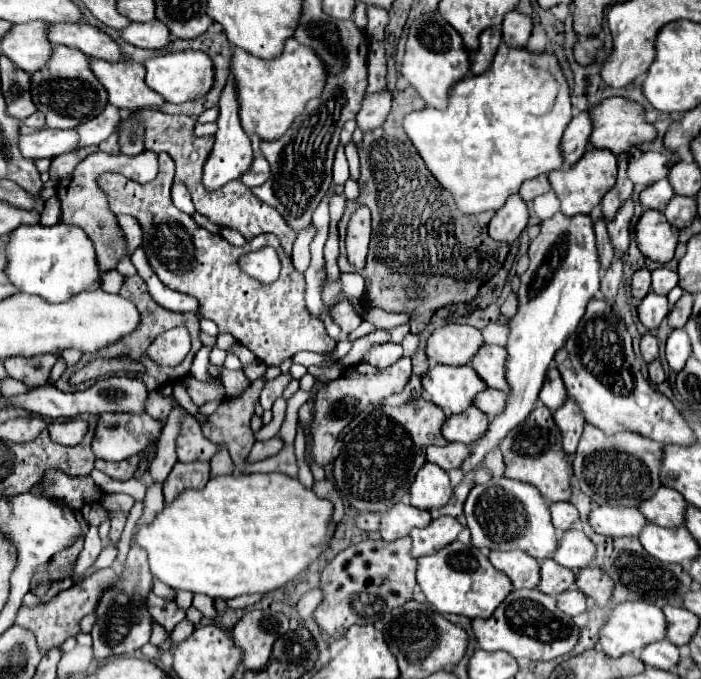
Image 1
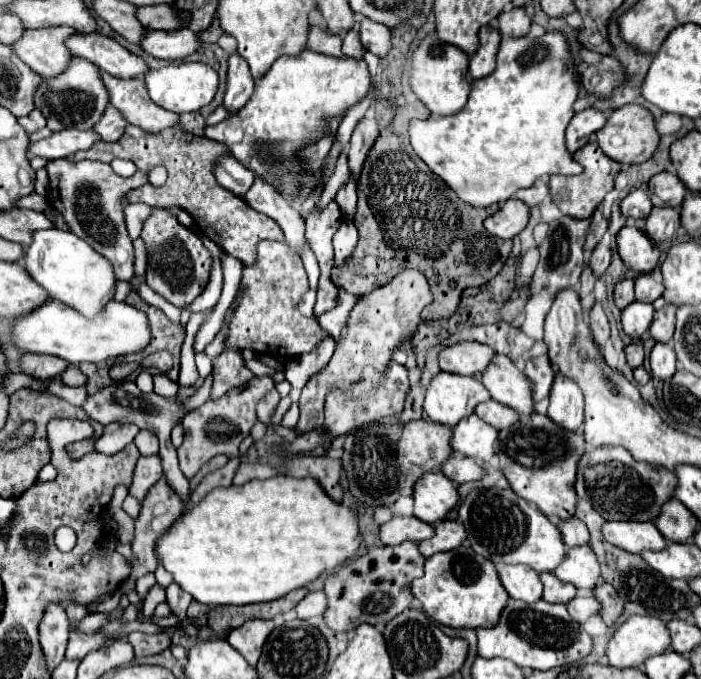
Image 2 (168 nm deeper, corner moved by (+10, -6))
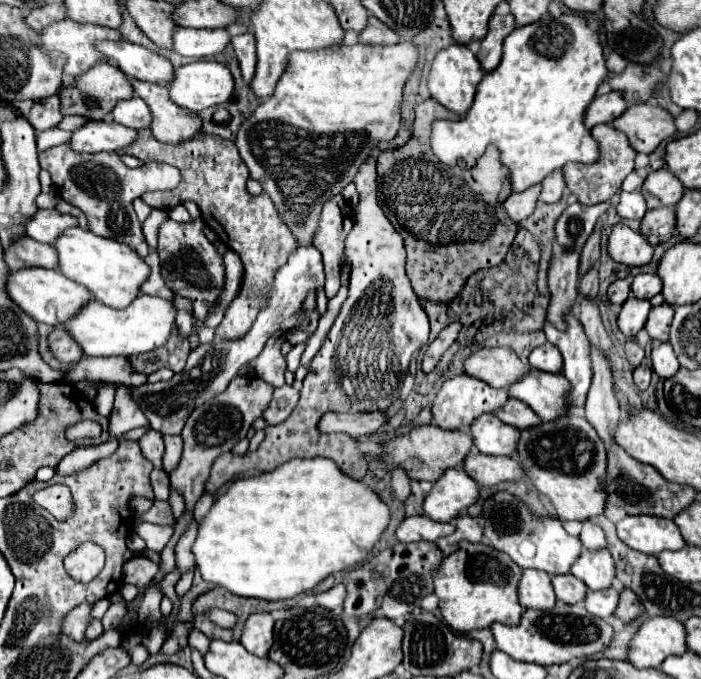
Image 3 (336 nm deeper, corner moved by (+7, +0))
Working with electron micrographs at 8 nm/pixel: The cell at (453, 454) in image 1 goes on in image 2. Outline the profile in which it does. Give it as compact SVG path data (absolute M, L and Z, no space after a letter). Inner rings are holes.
M452 456L448 462L444 462L442 472L448 478L452 478L452 482L456 482L456 484L474 482L474 480L480 480L486 476L486 468L466 456Z

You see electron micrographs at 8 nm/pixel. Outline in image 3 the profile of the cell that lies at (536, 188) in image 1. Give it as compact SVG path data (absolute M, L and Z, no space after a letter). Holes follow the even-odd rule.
M555 170L553 174L545 176L541 182L541 202L559 202L565 190L565 180L563 180L563 172Z

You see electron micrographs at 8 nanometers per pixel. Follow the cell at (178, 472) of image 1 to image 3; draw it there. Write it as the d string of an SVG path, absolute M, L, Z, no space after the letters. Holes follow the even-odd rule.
M155 468L151 472L151 488L153 488L153 494L155 494L155 500L167 500L169 498L169 476Z

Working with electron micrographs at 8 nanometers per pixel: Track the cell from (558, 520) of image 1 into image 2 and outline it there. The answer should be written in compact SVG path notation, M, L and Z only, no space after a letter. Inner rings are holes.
M570 518L558 524L560 532L562 532L562 540L566 546L574 548L574 546L584 546L590 540L590 532L586 528L584 522L580 522L578 518Z

